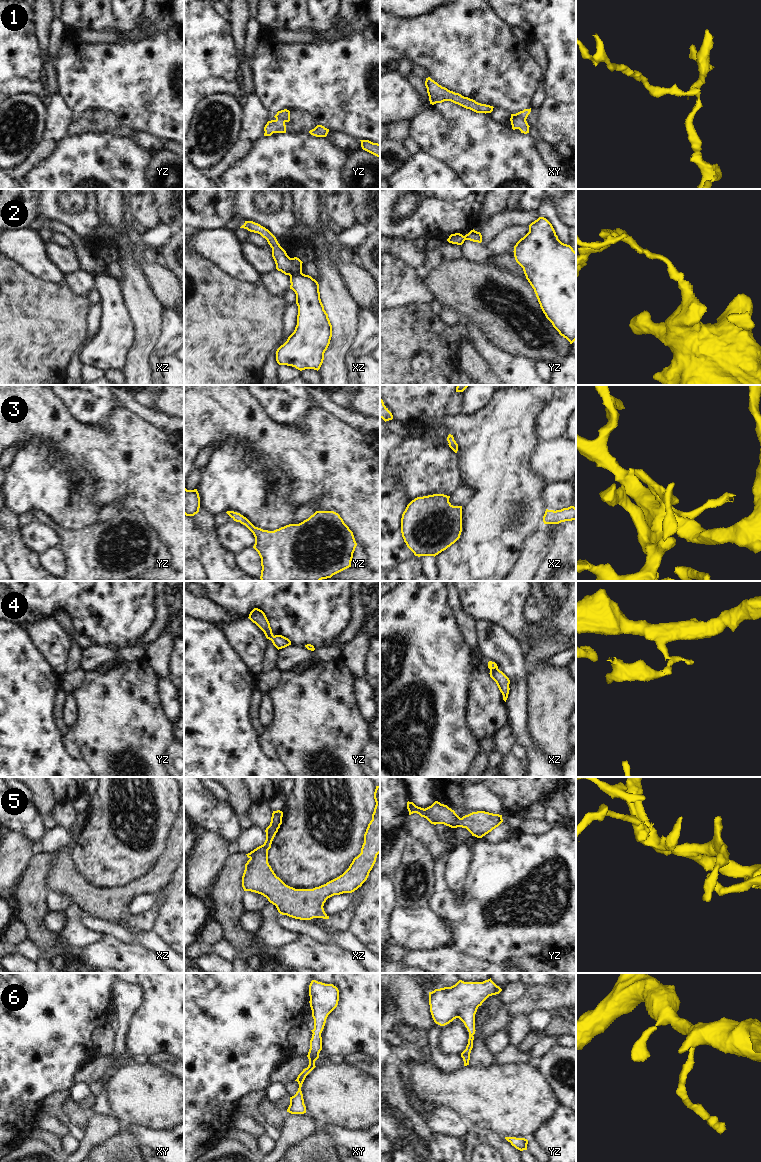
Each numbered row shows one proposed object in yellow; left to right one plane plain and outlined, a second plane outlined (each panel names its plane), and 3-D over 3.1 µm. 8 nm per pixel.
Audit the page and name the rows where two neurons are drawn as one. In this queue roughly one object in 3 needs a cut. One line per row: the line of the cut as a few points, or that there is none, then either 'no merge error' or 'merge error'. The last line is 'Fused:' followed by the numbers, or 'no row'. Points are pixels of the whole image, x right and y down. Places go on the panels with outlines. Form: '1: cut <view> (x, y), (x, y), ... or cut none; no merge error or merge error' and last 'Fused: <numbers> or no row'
1: cut xy (511, 116), (517, 116), (525, 120); merge error
2: cut xz (301, 271), (289, 275); merge error
3: cut none; no merge error
4: cut xz (497, 668), (490, 671); merge error
5: cut none; no merge error
6: cut none; no merge error
Fused: 1, 2, 4

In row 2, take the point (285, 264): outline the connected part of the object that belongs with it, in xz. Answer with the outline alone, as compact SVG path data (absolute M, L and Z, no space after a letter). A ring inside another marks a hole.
M245 221L240 227L247 229L250 232L258 233L265 238L272 248L272 257L276 264L276 269L285 275L292 275L294 273L302 272L302 261L297 258L290 258L286 251L280 246L276 237L265 227L253 221Z

